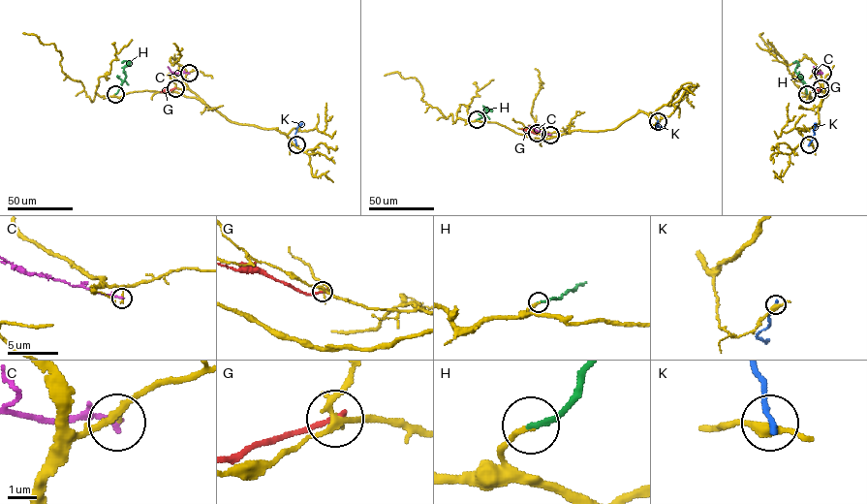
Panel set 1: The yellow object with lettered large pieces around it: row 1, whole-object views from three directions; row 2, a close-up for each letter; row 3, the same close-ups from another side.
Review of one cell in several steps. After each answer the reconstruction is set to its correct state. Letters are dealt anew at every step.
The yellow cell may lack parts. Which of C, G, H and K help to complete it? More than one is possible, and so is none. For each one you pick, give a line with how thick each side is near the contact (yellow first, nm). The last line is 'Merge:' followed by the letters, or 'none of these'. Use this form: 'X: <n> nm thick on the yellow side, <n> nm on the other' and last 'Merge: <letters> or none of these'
H: 170 nm thick on the yellow side, 170 nm on the other
Merge: H

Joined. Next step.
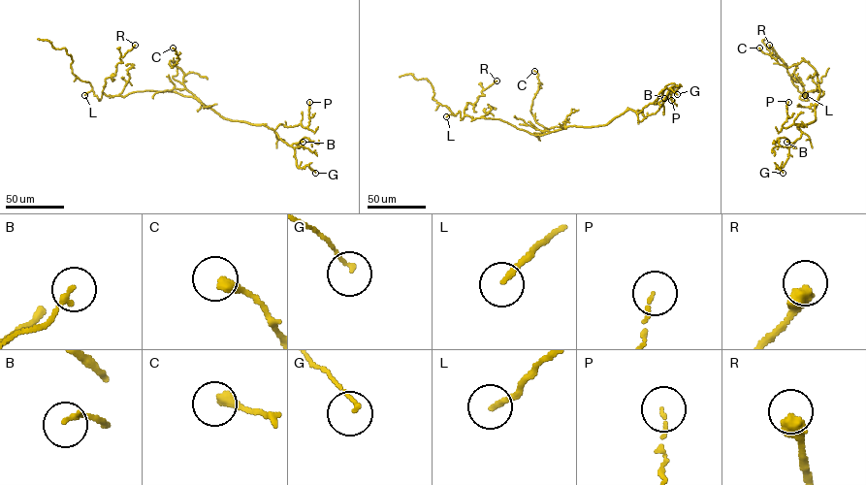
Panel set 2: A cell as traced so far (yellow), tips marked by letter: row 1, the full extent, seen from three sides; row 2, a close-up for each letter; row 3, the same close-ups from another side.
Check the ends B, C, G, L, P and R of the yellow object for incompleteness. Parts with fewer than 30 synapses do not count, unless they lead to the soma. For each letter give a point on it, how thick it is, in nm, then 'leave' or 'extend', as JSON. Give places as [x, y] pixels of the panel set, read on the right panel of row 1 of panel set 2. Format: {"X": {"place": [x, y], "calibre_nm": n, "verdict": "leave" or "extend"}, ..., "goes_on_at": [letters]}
{"B": {"place": [786, 142], "calibre_nm": 170, "verdict": "leave"}, "C": {"place": [759, 48], "calibre_nm": 360, "verdict": "leave"}, "G": {"place": [783, 173], "calibre_nm": 120, "verdict": "leave"}, "L": {"place": [805, 95], "calibre_nm": 170, "verdict": "extend"}, "P": {"place": [788, 102], "calibre_nm": 110, "verdict": "leave"}, "R": {"place": [769, 45], "calibre_nm": 500, "verdict": "extend"}, "goes_on_at": ["L", "R"]}

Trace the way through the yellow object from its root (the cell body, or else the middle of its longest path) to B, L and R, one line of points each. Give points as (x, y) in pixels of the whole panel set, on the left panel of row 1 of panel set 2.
B: (166, 90), (195, 98), (225, 118), (263, 124), (289, 145), (303, 142)
L: (166, 90), (134, 91), (123, 96), (103, 93), (99, 100), (92, 90), (84, 95)
R: (166, 90), (134, 91), (123, 96), (102, 92), (105, 80), (115, 75), (119, 57), (135, 45)

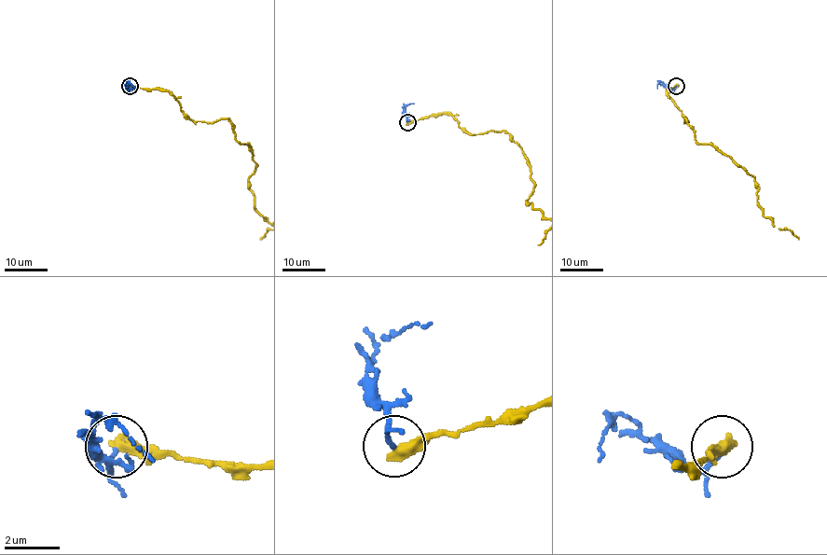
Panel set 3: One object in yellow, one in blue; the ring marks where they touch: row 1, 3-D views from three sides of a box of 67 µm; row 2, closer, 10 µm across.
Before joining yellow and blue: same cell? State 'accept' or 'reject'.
reject

